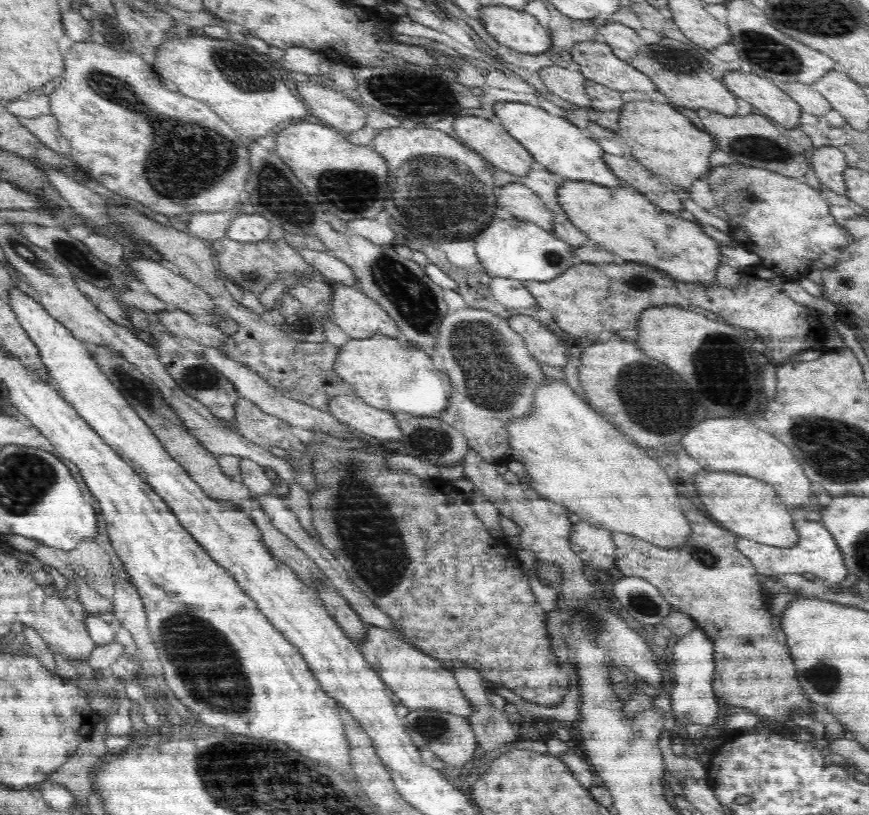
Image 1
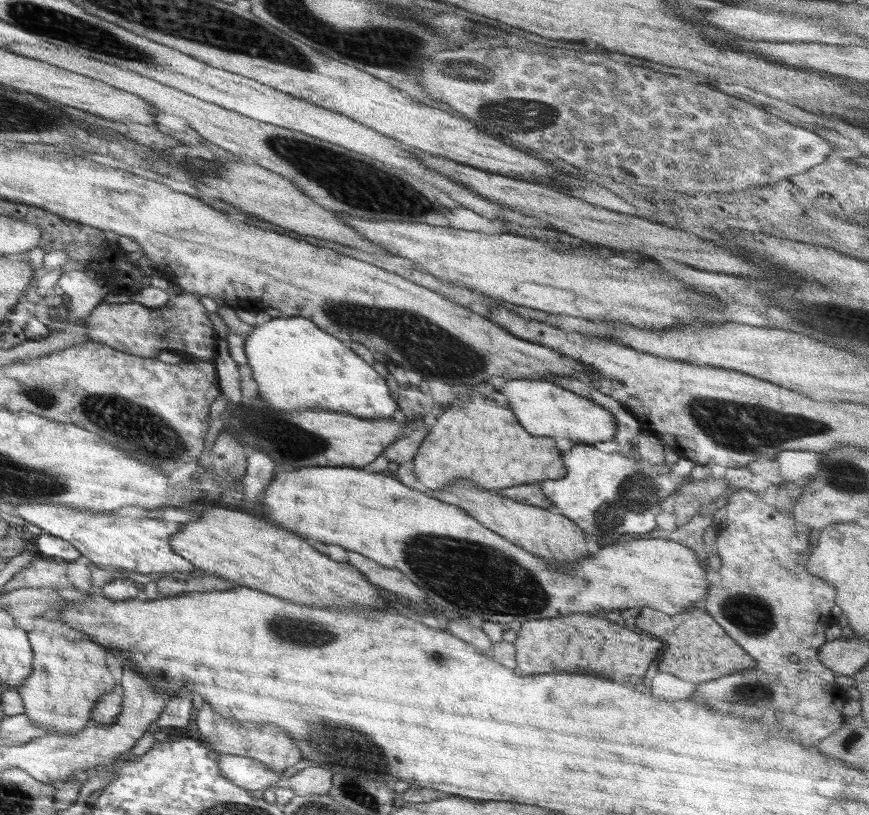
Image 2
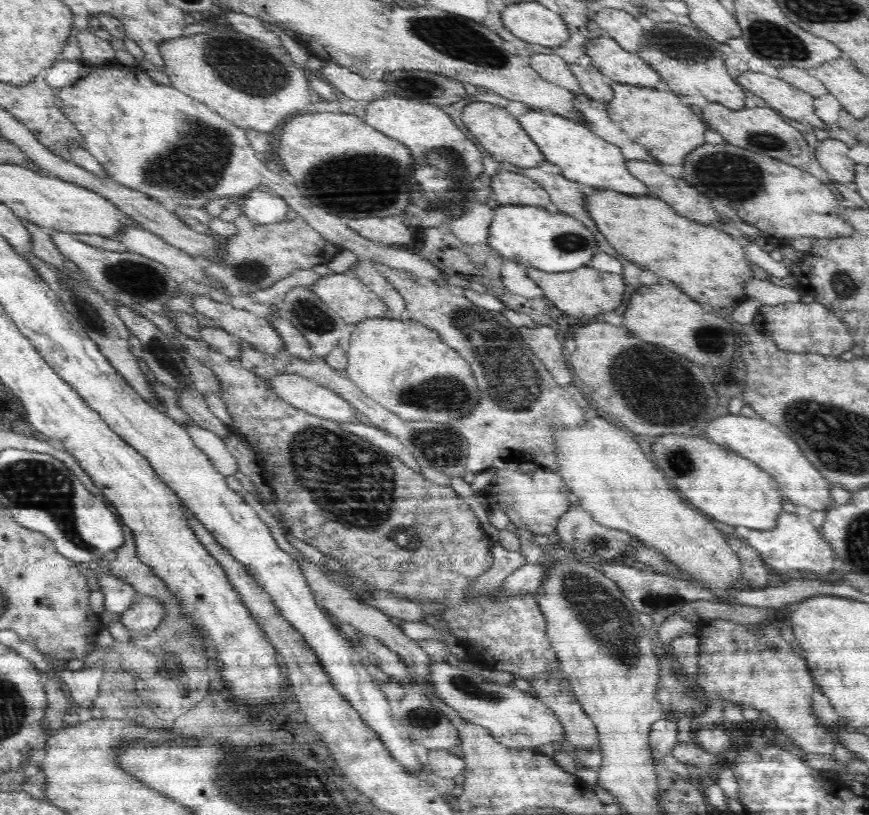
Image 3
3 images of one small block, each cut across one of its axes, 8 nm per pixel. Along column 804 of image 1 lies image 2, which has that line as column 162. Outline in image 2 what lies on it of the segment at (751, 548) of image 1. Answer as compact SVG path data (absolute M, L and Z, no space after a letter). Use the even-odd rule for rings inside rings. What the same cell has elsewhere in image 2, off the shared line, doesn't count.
M18 504L14 510L28 522L39 526L73 544L82 556L90 558L100 568L112 568L132 572L146 579L151 572L192 572L196 567L170 546L170 537L181 531L178 522L166 521L163 518L152 520L114 520L110 512L104 514L91 510L78 510L66 504Z

